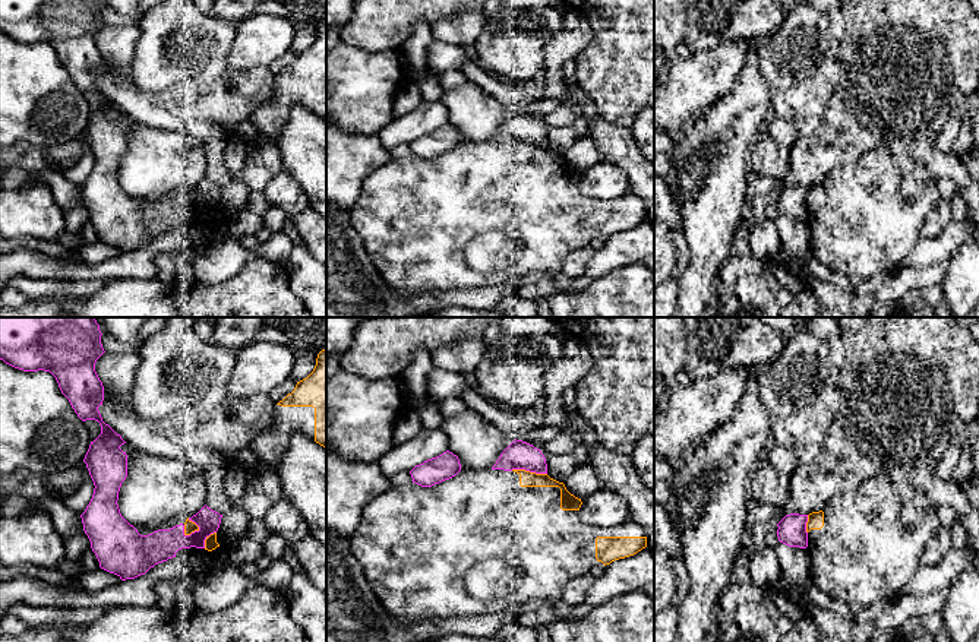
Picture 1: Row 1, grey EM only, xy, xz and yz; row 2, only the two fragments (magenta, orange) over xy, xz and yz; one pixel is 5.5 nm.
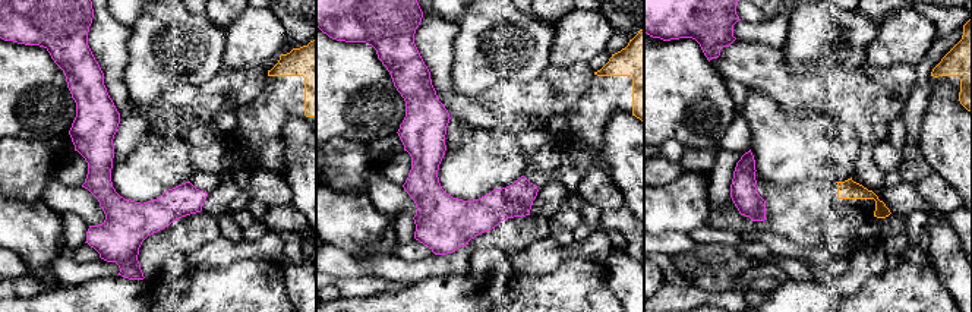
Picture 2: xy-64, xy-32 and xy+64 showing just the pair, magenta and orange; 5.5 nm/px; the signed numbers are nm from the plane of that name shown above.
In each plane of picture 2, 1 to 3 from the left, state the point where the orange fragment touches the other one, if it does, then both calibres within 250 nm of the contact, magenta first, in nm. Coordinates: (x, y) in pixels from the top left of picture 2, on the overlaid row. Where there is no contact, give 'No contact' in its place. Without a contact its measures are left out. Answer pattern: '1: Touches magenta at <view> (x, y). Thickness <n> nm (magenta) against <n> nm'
1: No contact
2: No contact
3: No contact

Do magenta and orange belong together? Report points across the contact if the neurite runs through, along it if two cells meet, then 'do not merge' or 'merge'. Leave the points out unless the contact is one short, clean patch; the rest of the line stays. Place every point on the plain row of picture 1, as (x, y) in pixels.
do not merge

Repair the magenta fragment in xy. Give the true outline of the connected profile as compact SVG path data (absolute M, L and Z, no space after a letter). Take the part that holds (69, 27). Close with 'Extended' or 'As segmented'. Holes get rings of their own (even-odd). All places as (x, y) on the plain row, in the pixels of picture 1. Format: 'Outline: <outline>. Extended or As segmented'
Outline: M0 0L0 32L23 44L50 44L78 89L82 94L95 92L100 95L101 107L91 114L83 132L95 161L80 190L100 240L126 253L145 247L155 237L176 230L176 225L181 221L205 221L205 212L218 203L222 187L205 177L196 187L189 190L199 199L190 208L184 206L183 196L140 208L121 189L117 173L121 155L127 149L127 127L120 118L126 114L102 94L98 83L104 73L104 58L95 44L97 32L105 25L101 7L100 0Z. As segmented

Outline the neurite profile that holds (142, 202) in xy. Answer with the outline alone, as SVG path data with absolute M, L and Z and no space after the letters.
M189 190L187 192L173 192L170 195L160 196L155 199L135 199L135 200L138 202L138 205L140 208L148 208L148 206L152 206L154 203L170 202L170 200L180 197L180 196L184 197L184 208L190 208L192 205L199 203L199 199L195 195L192 195Z

